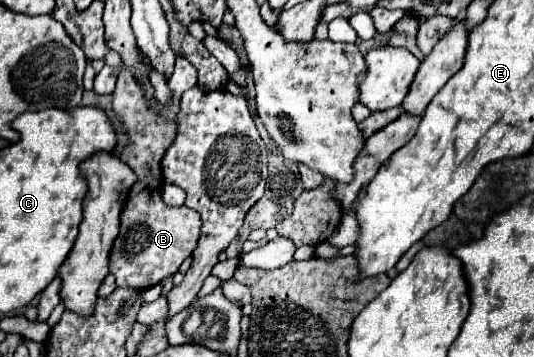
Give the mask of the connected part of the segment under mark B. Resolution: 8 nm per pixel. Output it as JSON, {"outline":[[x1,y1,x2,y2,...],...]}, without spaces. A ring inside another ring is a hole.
{"outline":[[106,52,106,64,120,70,116,90,112,94,114,112,124,122,124,128,130,136,130,144,120,154,120,160,126,162,138,176,138,182,130,188,126,208,120,216,120,234,114,242,110,254,110,272,116,276,118,288,150,288,160,284,166,276,178,272,180,264,192,256,196,242,200,238,202,220,198,212,190,208,170,208,160,198,160,188,164,184,160,162,176,138,176,114,180,110,180,96,184,90,197,84,196,68,186,58,176,58,176,68,172,78,168,80,172,92,172,106,166,108,164,104,156,102,158,106,150,108,144,100,144,92,132,74,124,68,120,56,116,52]]}

